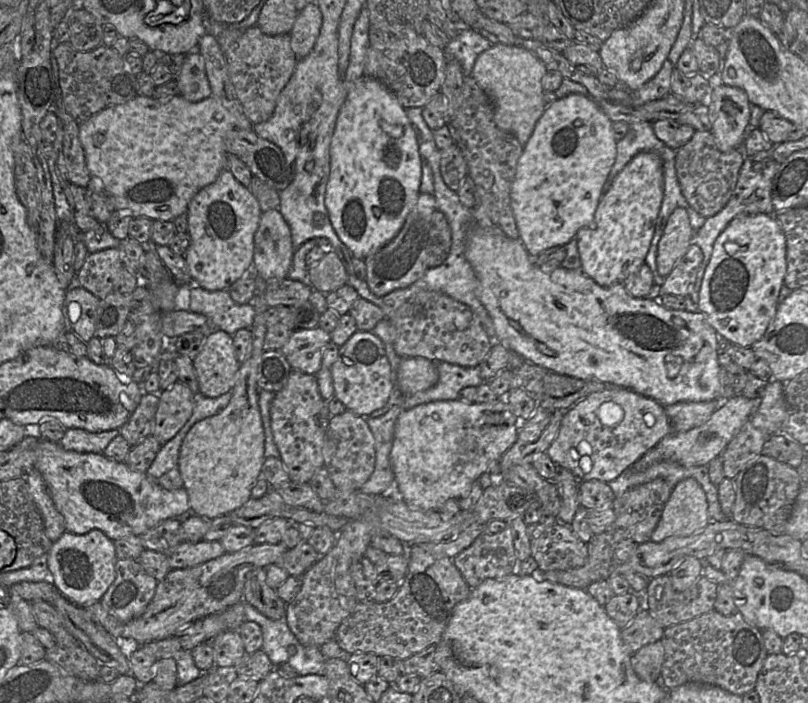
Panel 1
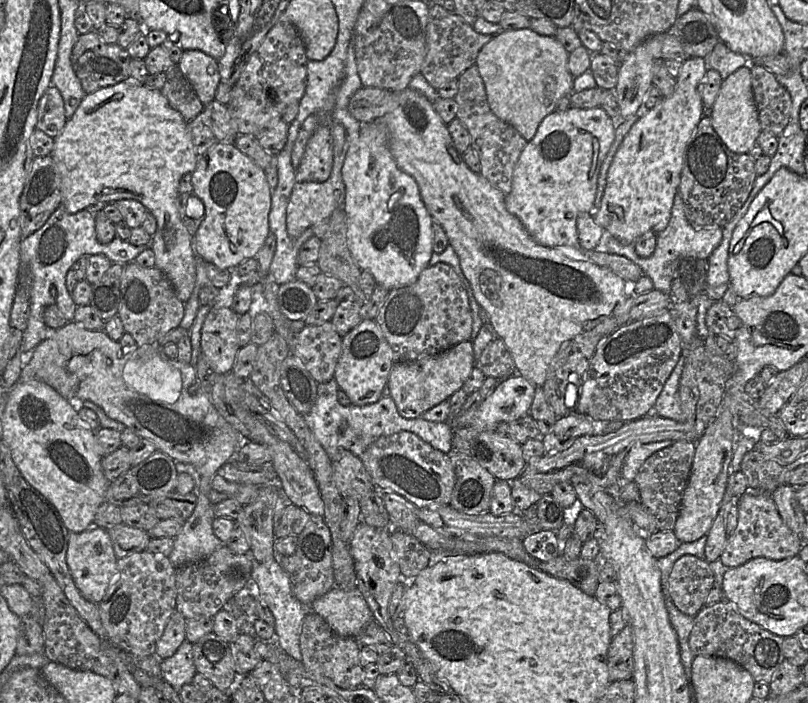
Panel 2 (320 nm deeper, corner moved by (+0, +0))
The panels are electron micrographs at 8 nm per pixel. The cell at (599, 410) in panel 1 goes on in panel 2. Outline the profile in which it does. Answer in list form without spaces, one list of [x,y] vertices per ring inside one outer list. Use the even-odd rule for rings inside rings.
[[[572,411],[569,415],[557,418],[550,431],[540,436],[545,454],[559,452],[568,448],[578,437],[605,434],[606,423],[596,422],[591,417]]]

